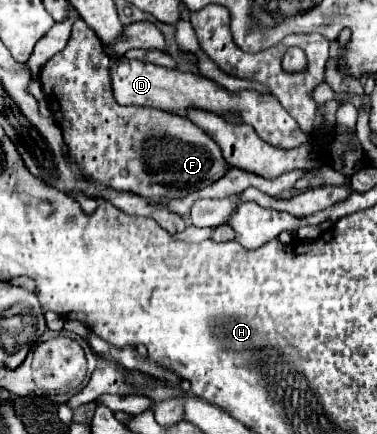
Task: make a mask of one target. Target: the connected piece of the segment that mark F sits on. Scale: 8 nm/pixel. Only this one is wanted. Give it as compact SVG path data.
M82 18L76 20L66 48L54 54L42 66L40 82L42 82L48 108L64 132L64 142L70 148L70 156L78 162L86 178L90 178L92 182L102 182L116 190L134 192L138 196L160 202L160 200L184 198L190 192L210 186L212 182L220 180L230 168L222 156L220 146L188 118L168 114L156 108L120 106L114 100L112 88L110 88L110 58L102 52L100 40L90 30L90 26L82 22Z

